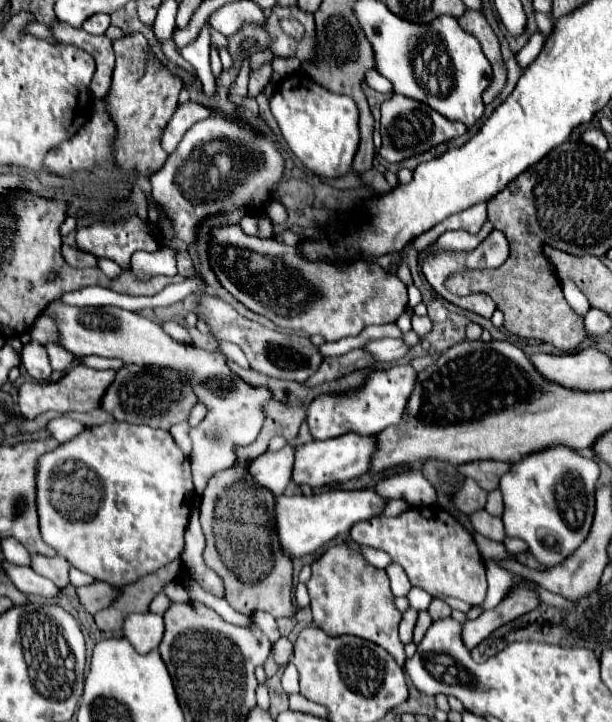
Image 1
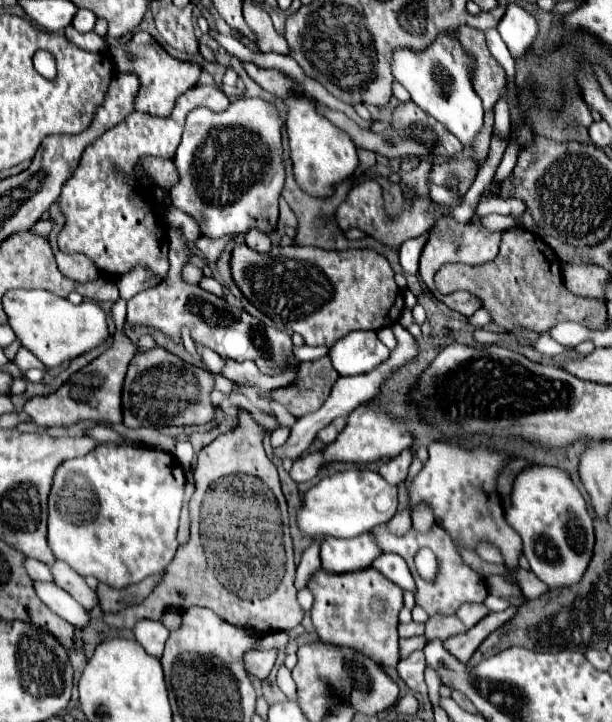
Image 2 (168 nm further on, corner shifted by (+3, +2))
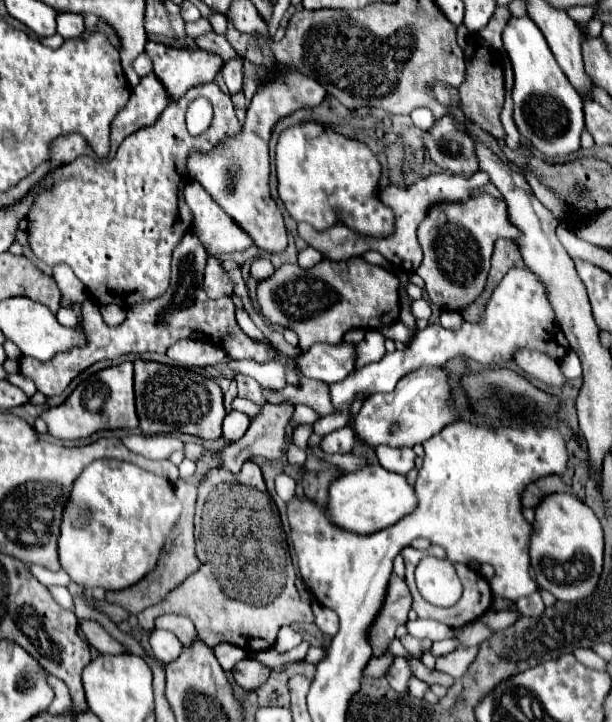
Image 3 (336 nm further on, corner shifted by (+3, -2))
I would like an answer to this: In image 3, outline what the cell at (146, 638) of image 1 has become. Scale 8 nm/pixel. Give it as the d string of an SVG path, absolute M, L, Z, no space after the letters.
M153 629L151 637L149 637L149 645L153 655L161 661L161 663L171 663L173 659L179 657L181 653L181 641L171 633L171 631L163 631L163 629Z

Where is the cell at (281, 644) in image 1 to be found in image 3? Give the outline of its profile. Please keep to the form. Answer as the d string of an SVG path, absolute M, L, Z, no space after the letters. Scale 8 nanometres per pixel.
M253 657L241 659L233 667L233 679L245 689L259 689L269 679L269 667Z

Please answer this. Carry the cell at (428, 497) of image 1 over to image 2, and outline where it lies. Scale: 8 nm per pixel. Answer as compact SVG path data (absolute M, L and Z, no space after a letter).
M403 449L397 457L389 459L387 463L383 463L383 465L379 467L381 477L383 477L385 481L393 483L393 485L399 485L401 481L405 481L405 479L407 479L407 471L409 471L411 459L413 459L411 451L409 451L409 449Z

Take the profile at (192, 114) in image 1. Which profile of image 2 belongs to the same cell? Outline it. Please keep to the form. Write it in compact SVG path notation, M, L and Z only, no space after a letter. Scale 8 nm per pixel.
M195 85L177 99L169 117L159 119L153 115L141 115L137 119L135 111L129 115L129 119L125 119L125 123L109 129L85 149L77 169L63 183L57 199L59 211L65 217L65 225L57 235L57 243L63 253L81 253L89 257L93 265L111 279L119 279L137 265L147 267L161 281L167 277L167 225L163 225L157 211L141 207L133 201L133 197L141 195L153 203L149 197L155 193L151 175L137 163L141 163L141 159L147 155L173 159L181 141L185 117L199 105L209 107L211 111L225 111L229 107L229 99L217 87Z

